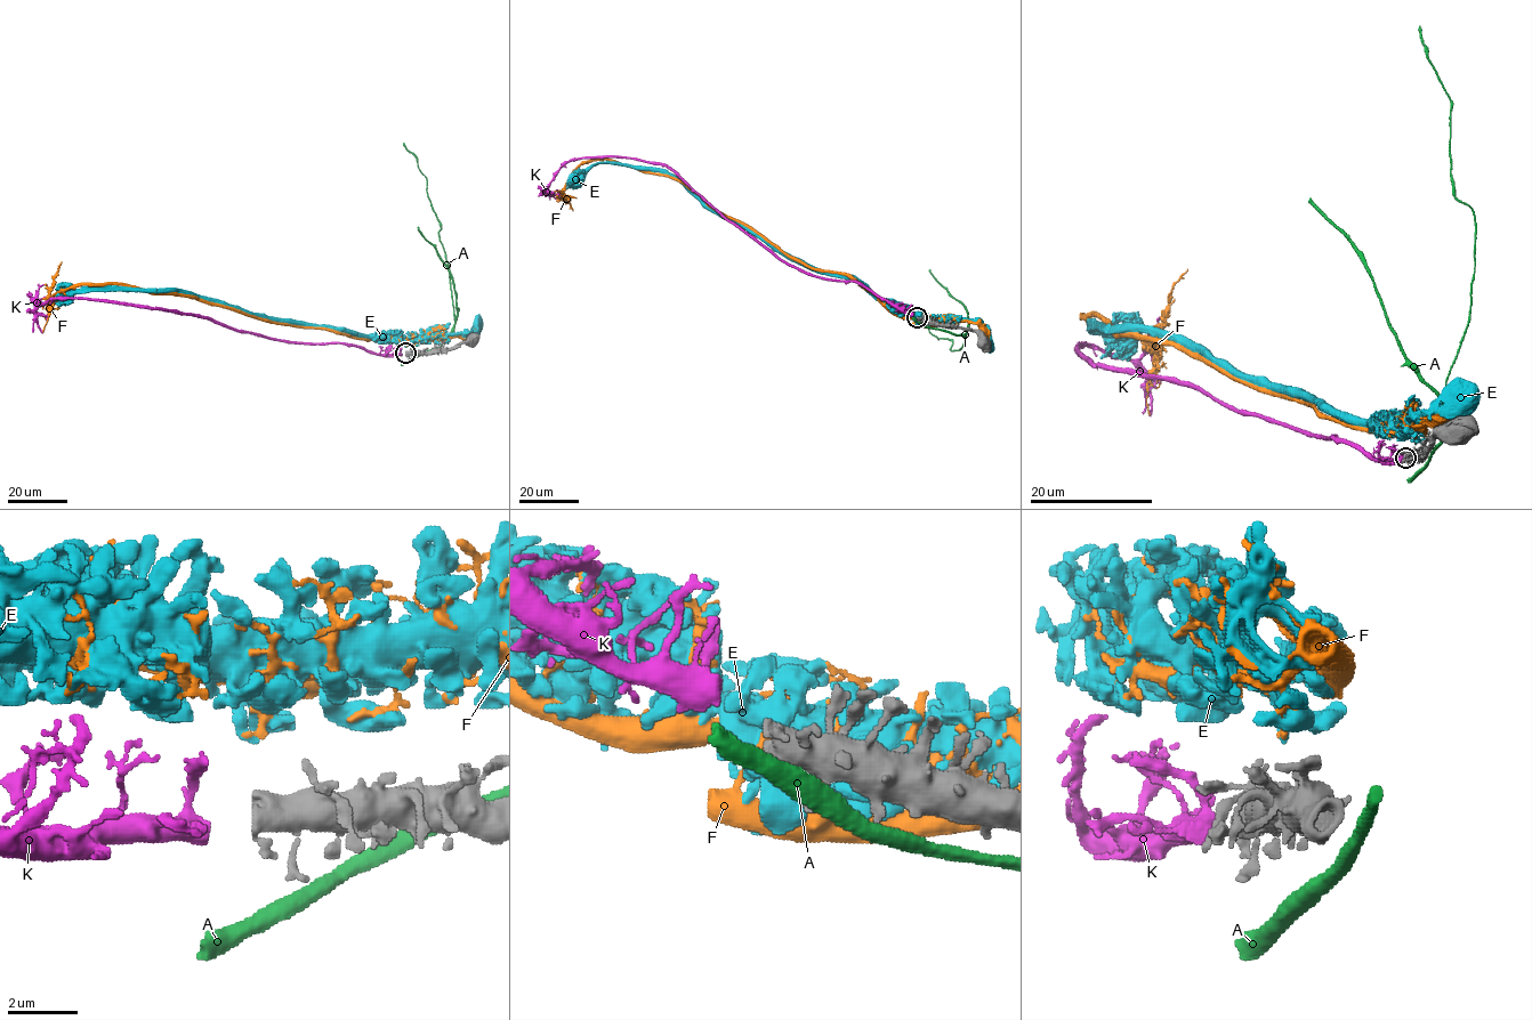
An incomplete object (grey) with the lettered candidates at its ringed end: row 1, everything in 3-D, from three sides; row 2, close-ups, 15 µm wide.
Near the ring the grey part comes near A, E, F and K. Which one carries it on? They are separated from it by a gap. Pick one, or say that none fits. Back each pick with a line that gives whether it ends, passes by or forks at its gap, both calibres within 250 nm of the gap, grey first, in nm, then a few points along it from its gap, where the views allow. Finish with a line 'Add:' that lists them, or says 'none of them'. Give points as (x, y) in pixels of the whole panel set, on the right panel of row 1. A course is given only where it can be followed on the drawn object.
Add: none of them

